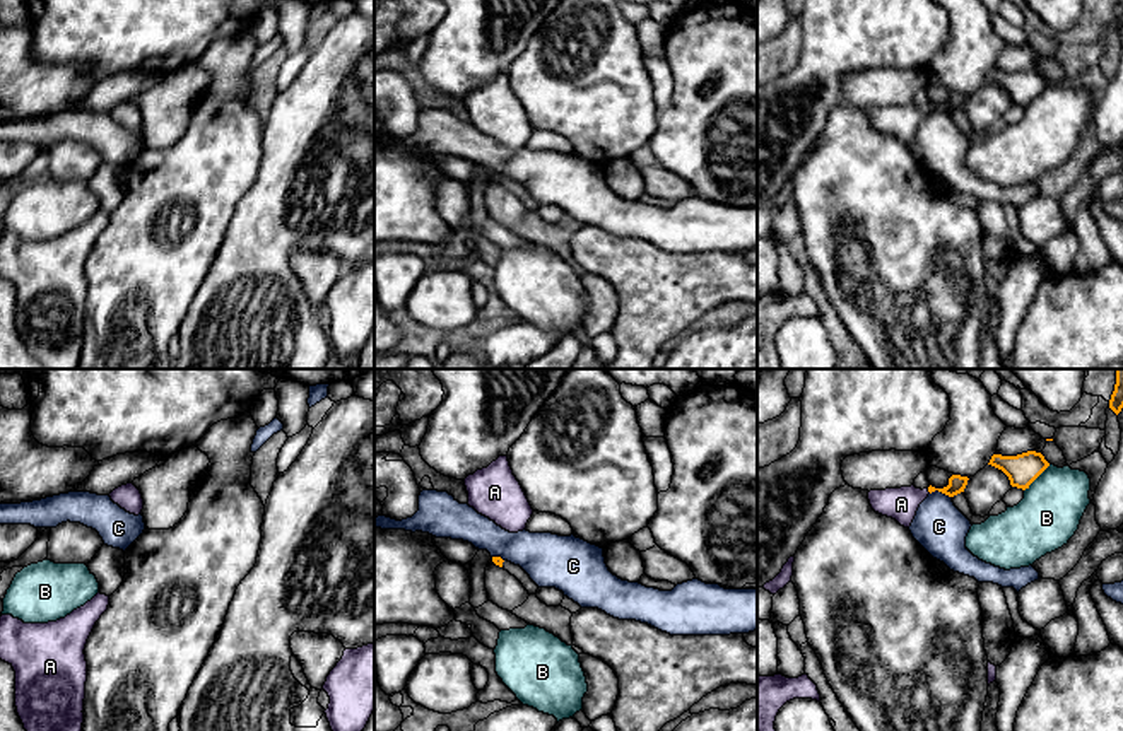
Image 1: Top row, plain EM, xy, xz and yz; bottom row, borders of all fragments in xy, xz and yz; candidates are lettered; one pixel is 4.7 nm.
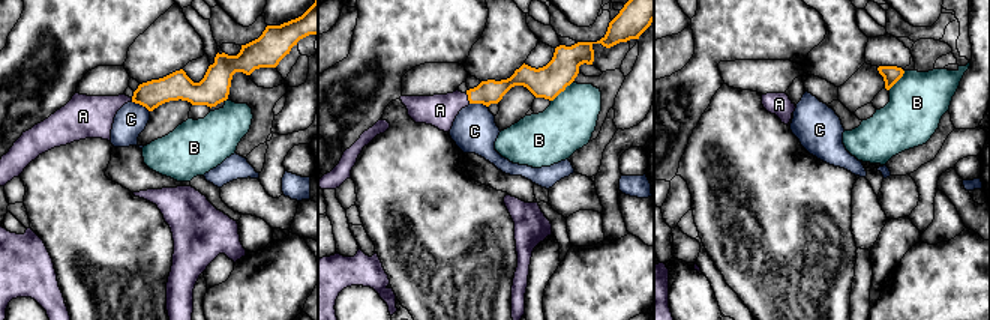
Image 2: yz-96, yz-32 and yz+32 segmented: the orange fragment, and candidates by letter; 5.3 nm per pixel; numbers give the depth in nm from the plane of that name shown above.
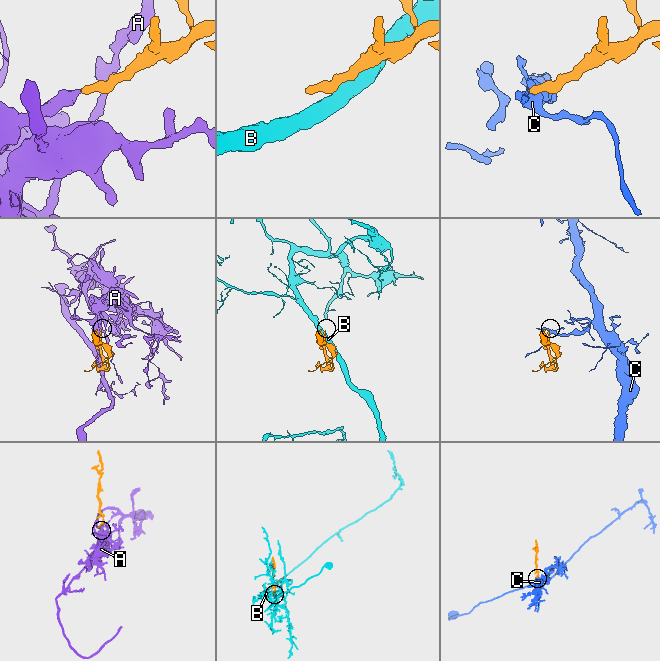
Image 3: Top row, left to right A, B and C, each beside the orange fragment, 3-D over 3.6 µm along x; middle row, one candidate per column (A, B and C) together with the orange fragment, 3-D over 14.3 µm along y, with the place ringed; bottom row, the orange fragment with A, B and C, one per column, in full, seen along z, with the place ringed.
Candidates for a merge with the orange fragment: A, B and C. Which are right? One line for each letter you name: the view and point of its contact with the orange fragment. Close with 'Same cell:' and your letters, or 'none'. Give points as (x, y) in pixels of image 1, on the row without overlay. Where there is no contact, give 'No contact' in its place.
A: Touches orange at yz (928, 108)
Same cell: A

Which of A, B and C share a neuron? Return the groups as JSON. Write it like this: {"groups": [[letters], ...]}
{"groups": [["A"], ["B"], ["C"]]}

